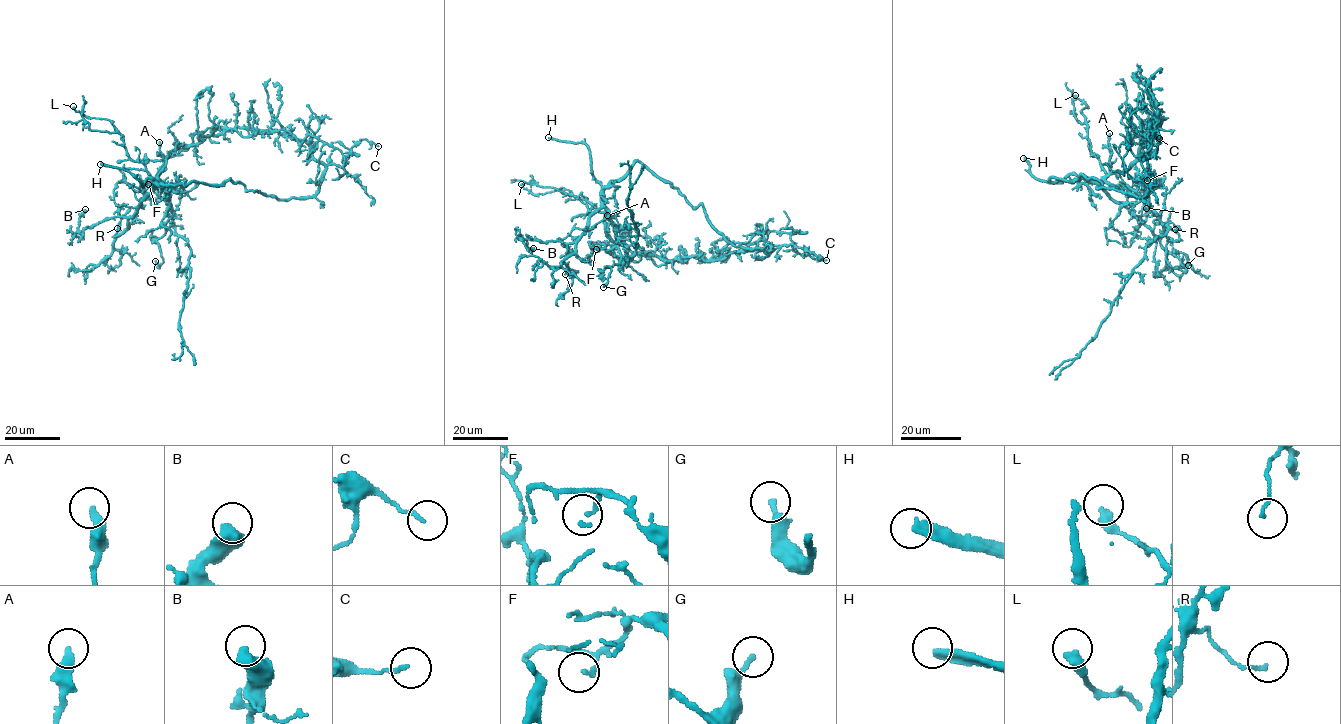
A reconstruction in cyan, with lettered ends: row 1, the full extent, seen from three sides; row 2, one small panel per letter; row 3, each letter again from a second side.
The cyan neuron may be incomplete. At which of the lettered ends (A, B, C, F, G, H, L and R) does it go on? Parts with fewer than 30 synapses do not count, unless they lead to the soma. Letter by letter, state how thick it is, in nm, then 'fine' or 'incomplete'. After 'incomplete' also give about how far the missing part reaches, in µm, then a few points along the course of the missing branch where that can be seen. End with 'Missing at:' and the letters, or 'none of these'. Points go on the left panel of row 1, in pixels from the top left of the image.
A: 360 nm thick; fine
B: 600 nm thick; fine
C: 140 nm thick; fine
F: 150 nm thick; fine
G: 200 nm thick; fine
H: 320 nm thick; incomplete; about 120 µm are missing; missing branch runs (100, 164), (93, 161), (116, 100), (116, 82), (99, 64), (100, 49), (92, 43), (91, 20), (101, 7)
L: 400 nm thick; fine
R: 110 nm thick; fine
Missing at: H

